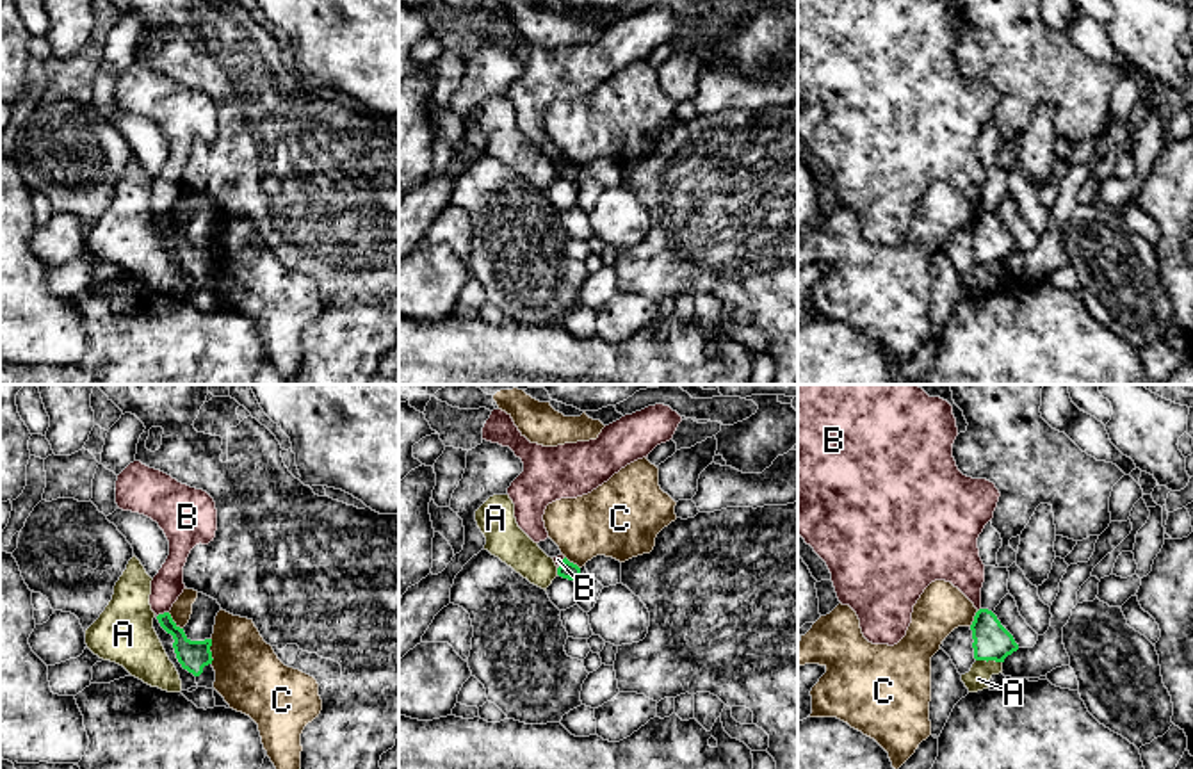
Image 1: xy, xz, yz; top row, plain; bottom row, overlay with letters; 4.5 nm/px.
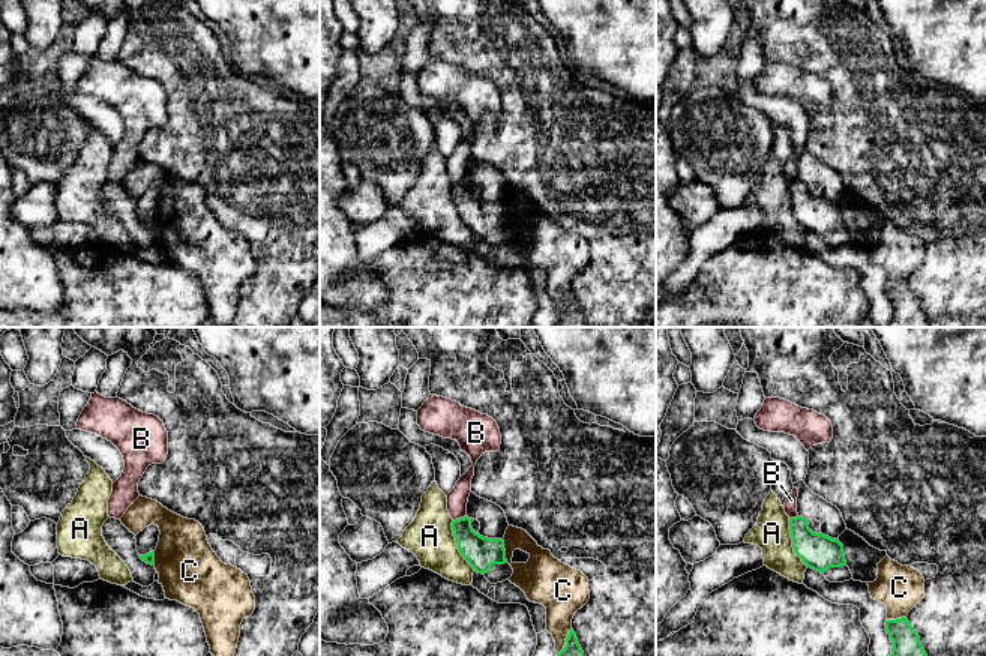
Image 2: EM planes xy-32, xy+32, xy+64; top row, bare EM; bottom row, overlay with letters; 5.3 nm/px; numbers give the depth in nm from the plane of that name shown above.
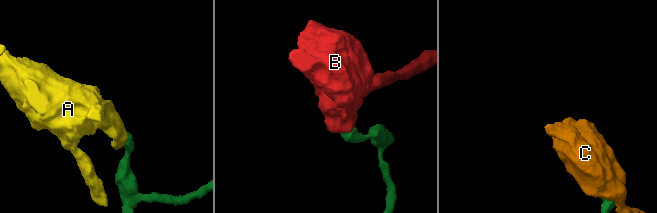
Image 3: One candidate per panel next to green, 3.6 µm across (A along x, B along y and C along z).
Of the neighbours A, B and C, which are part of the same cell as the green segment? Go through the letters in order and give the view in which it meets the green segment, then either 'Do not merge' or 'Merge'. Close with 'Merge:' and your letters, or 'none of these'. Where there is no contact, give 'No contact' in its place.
A: Touches green in yz. Do not merge
B: Touches green in xy. Do not merge
C: Touches green in xy. Do not merge
Merge: none of these

